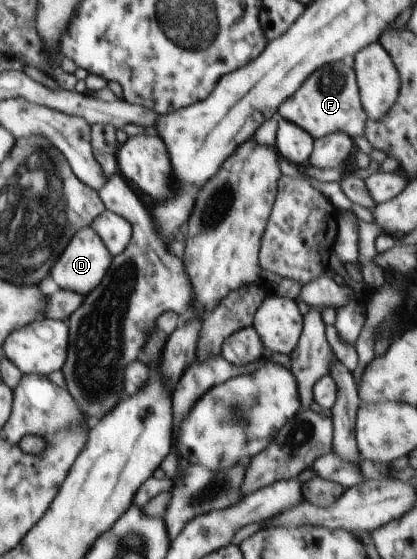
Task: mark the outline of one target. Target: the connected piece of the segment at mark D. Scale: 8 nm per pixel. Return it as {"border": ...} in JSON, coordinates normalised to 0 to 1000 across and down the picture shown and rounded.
{"border":[[[199,406],[170,424],[165,436],[151,445],[151,453],[120,485],[118,497],[146,517],[180,521],[180,524],[209,530],[247,503],[257,481],[266,478],[266,467],[266,453],[261,453],[237,420],[218,406]]]}

